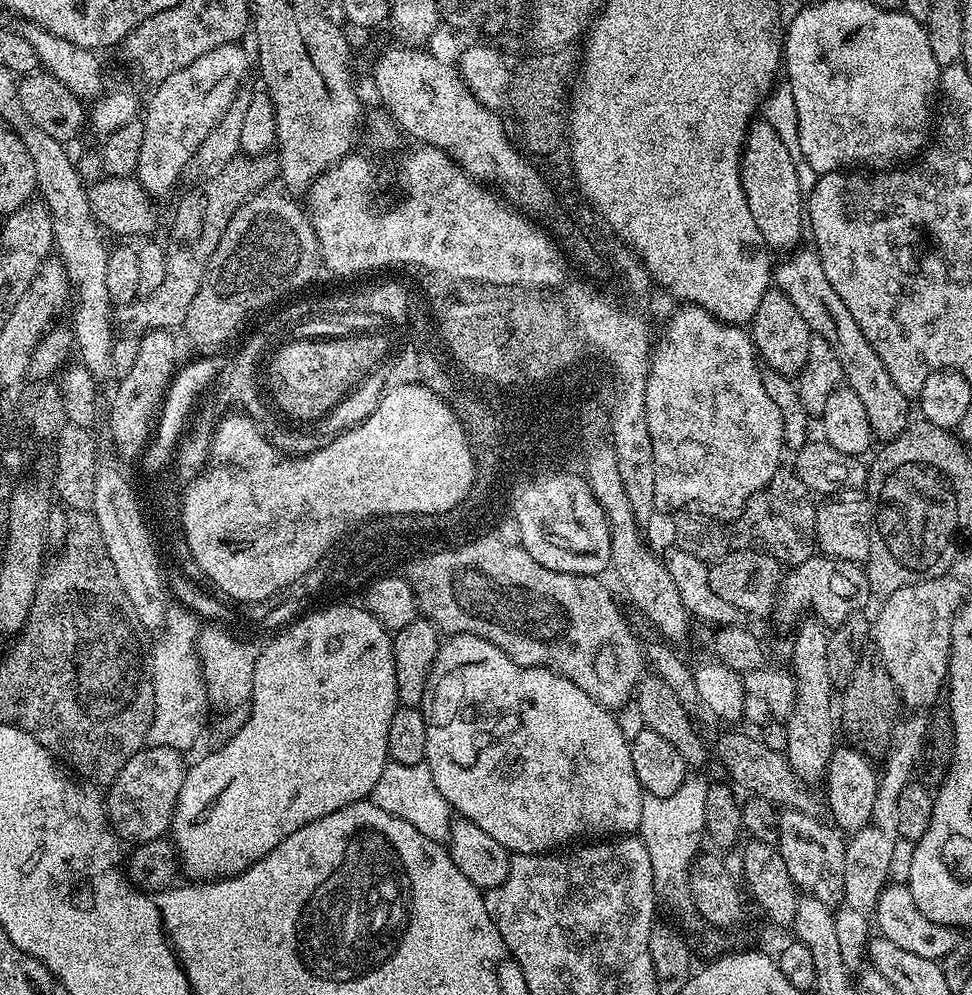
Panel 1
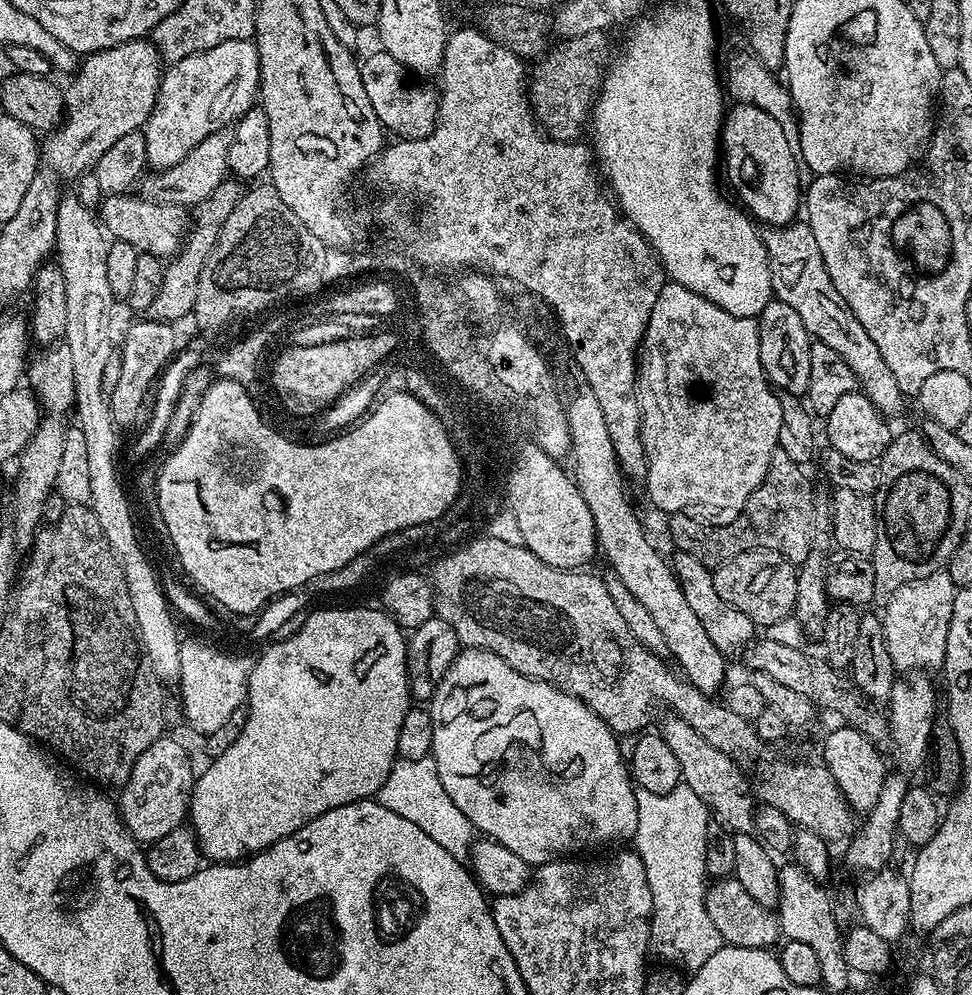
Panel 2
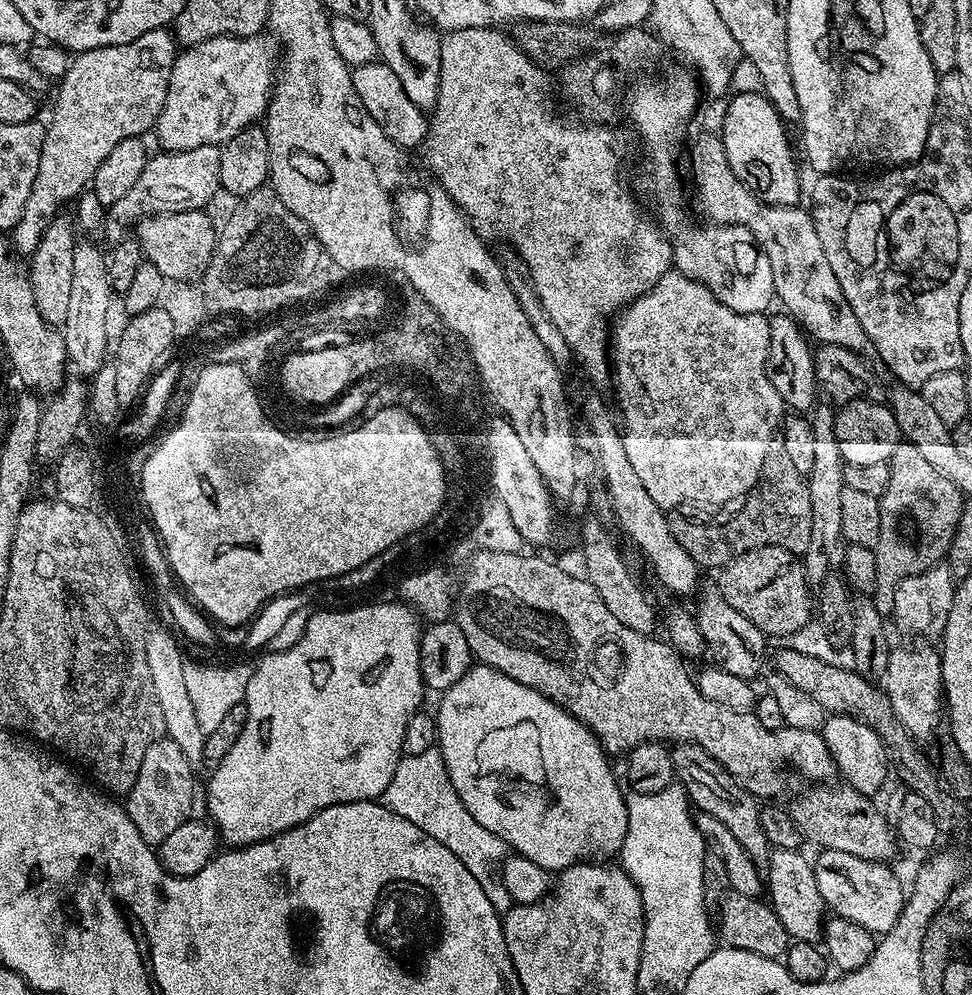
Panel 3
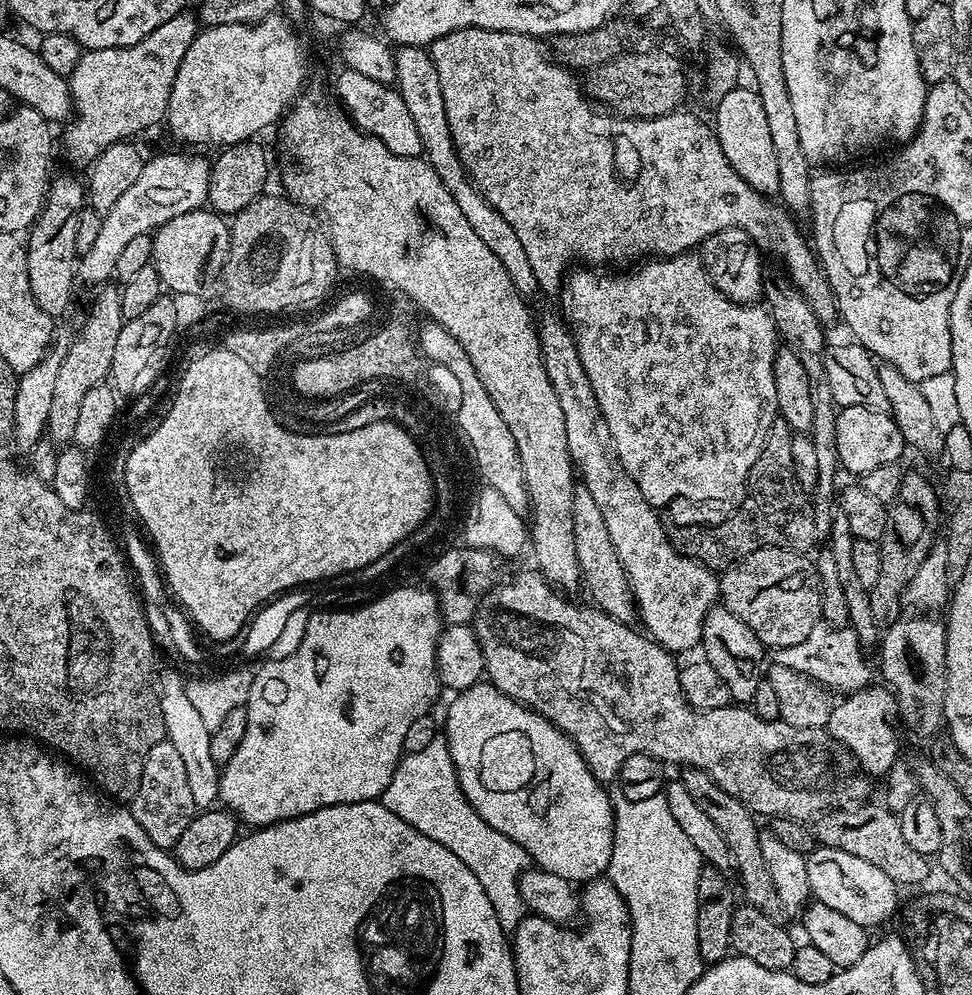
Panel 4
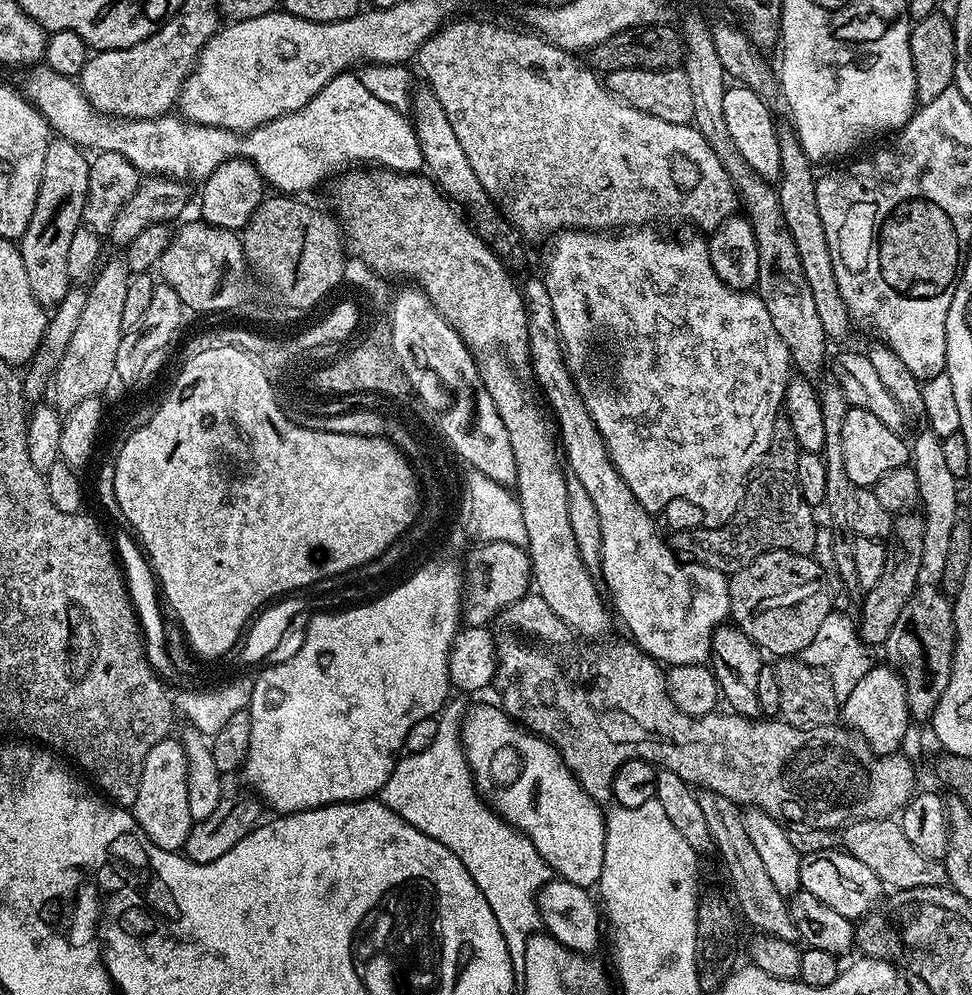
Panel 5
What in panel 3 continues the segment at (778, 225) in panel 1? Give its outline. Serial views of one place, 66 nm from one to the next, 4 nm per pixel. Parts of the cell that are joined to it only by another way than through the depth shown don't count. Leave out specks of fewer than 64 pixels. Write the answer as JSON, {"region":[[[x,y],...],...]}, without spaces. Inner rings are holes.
{"region":[[[761,91],[737,92],[724,105],[724,121],[718,127],[718,135],[726,150],[726,162],[730,162],[730,170],[734,170],[738,182],[770,206],[799,205],[800,172],[788,145],[785,123],[774,106]]]}

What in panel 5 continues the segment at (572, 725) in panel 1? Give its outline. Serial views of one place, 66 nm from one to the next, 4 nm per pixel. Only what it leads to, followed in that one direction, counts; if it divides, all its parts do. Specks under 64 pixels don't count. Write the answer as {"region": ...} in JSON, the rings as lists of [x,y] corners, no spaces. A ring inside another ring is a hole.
{"region":[[[492,704],[469,707],[460,725],[460,741],[476,789],[484,803],[490,805],[509,826],[534,842],[534,850],[542,854],[544,861],[552,867],[559,879],[589,890],[595,889],[600,883],[602,854],[606,850],[605,813],[601,805],[592,800],[586,790],[582,790],[560,757],[560,752],[550,741],[520,727],[512,717],[504,713],[503,708]]]}

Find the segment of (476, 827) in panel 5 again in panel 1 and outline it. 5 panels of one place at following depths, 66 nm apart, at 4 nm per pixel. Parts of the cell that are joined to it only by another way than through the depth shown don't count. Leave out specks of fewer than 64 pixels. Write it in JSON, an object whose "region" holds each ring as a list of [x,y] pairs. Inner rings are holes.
{"region":[[[389,762],[374,785],[370,799],[374,806],[378,806],[378,810],[386,810],[386,814],[394,814],[394,818],[410,822],[418,834],[426,834],[426,838],[441,842],[449,839],[454,813],[446,798],[442,798],[438,786],[434,786],[434,777],[430,775],[427,764],[402,766]]]}

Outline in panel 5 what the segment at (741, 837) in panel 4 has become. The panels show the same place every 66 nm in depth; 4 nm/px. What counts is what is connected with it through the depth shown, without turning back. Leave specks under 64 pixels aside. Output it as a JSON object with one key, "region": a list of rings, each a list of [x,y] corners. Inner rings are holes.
{"region":[[[700,790],[696,792],[696,797],[709,826],[712,847],[724,863],[724,872],[732,883],[732,892],[736,895],[736,904],[740,907],[741,914],[756,927],[757,933],[785,940],[787,944],[796,944],[800,935],[798,930],[794,930],[794,922],[790,922],[785,893],[779,892],[774,882],[770,882],[770,877],[762,866],[762,858],[759,857],[758,850],[754,850],[754,842],[750,842],[744,829],[741,809],[730,798],[717,792]]]}

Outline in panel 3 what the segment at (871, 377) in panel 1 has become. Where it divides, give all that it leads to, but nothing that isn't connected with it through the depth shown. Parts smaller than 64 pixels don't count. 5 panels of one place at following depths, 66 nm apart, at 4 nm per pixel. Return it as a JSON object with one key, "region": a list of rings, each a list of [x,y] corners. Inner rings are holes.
{"region":[[[715,131],[704,132],[692,144],[692,188],[696,191],[696,208],[705,217],[705,221],[713,224],[733,224],[750,230],[756,245],[766,254],[772,271],[772,290],[777,301],[784,303],[783,311],[801,325],[813,341],[820,344],[846,346],[846,350],[857,354],[869,351],[870,345],[866,330],[862,330],[862,322],[850,310],[850,302],[846,302],[846,294],[842,294],[842,286],[838,286],[830,261],[826,258],[826,250],[822,250],[822,242],[818,239],[818,230],[814,226],[811,211],[804,206],[770,206],[762,202],[734,175],[730,170],[730,162],[726,162],[726,150],[722,146],[719,135]]]}

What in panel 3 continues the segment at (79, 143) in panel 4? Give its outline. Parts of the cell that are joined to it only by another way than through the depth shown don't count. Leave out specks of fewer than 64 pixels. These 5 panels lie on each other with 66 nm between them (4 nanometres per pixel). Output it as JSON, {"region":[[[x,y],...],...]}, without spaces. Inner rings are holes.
{"region":[[[168,28],[150,30],[150,34],[134,38],[134,42],[102,46],[73,55],[70,70],[66,70],[64,77],[58,81],[57,88],[60,89],[56,92],[52,121],[47,121],[44,129],[42,158],[38,160],[38,178],[34,178],[34,190],[30,190],[30,198],[26,198],[26,210],[22,210],[22,218],[18,218],[18,222],[10,230],[11,247],[21,257],[31,257],[38,242],[42,242],[42,234],[46,234],[50,222],[61,215],[63,208],[60,207],[67,200],[75,201],[86,186],[91,185],[98,166],[102,166],[106,154],[110,154],[110,150],[114,150],[118,142],[123,142],[125,138],[143,137],[144,132],[151,133],[155,129],[158,114],[162,114],[162,106],[166,106],[170,70],[174,70],[177,55],[176,38]]]}

